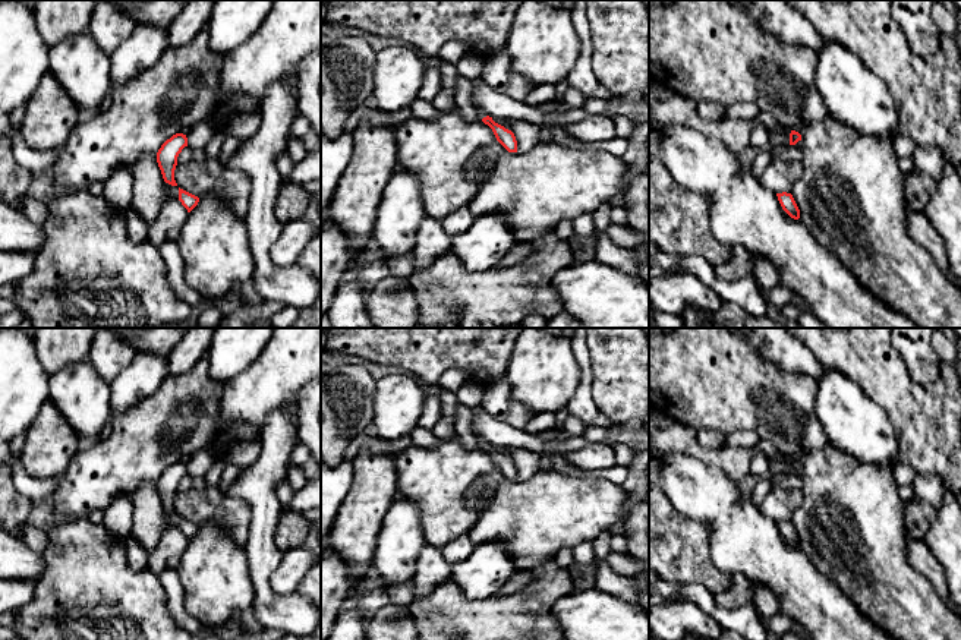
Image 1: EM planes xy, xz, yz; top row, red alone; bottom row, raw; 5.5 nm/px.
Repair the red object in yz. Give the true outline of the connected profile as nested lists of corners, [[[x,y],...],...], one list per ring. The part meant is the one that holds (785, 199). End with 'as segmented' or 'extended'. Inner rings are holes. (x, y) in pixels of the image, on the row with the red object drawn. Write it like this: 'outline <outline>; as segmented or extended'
outline [[[782,192],[782,193],[776,193],[778,201],[782,206],[782,209],[794,220],[800,218],[800,209],[793,198],[791,193]]]; as segmented

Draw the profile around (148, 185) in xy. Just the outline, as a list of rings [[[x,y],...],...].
[[[157,155],[139,158],[130,168],[133,176],[133,209],[149,226],[164,205],[164,179]]]

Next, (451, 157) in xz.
[[[459,108],[439,111],[435,120],[410,117],[396,132],[397,170],[409,170],[419,177],[426,215],[442,221],[450,212],[467,206],[492,176],[497,160],[507,149],[483,122],[467,122]]]

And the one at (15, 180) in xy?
[[[7,135],[0,139],[0,201],[18,204],[26,195],[34,173],[21,167]]]

